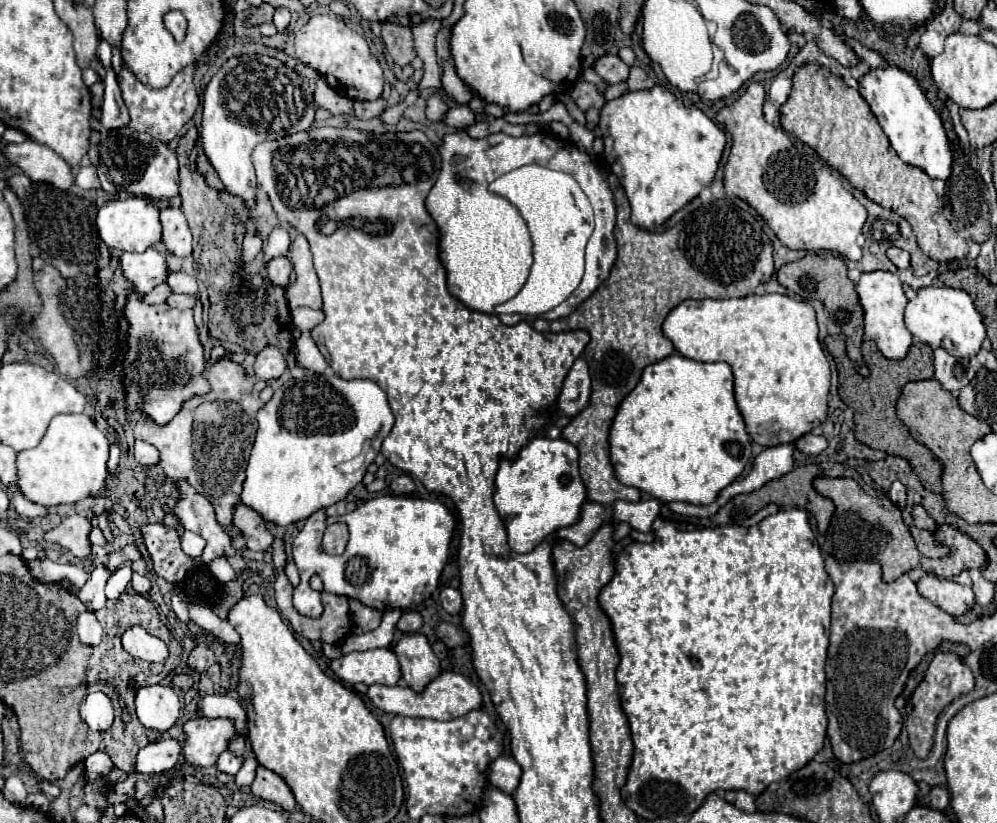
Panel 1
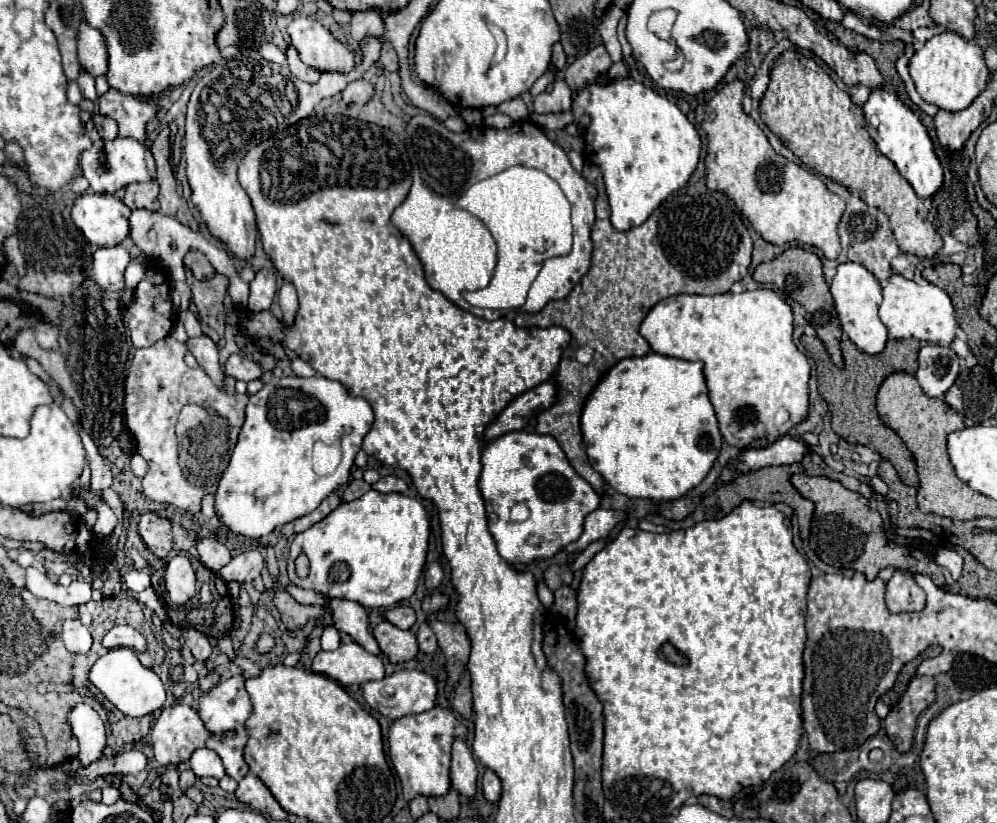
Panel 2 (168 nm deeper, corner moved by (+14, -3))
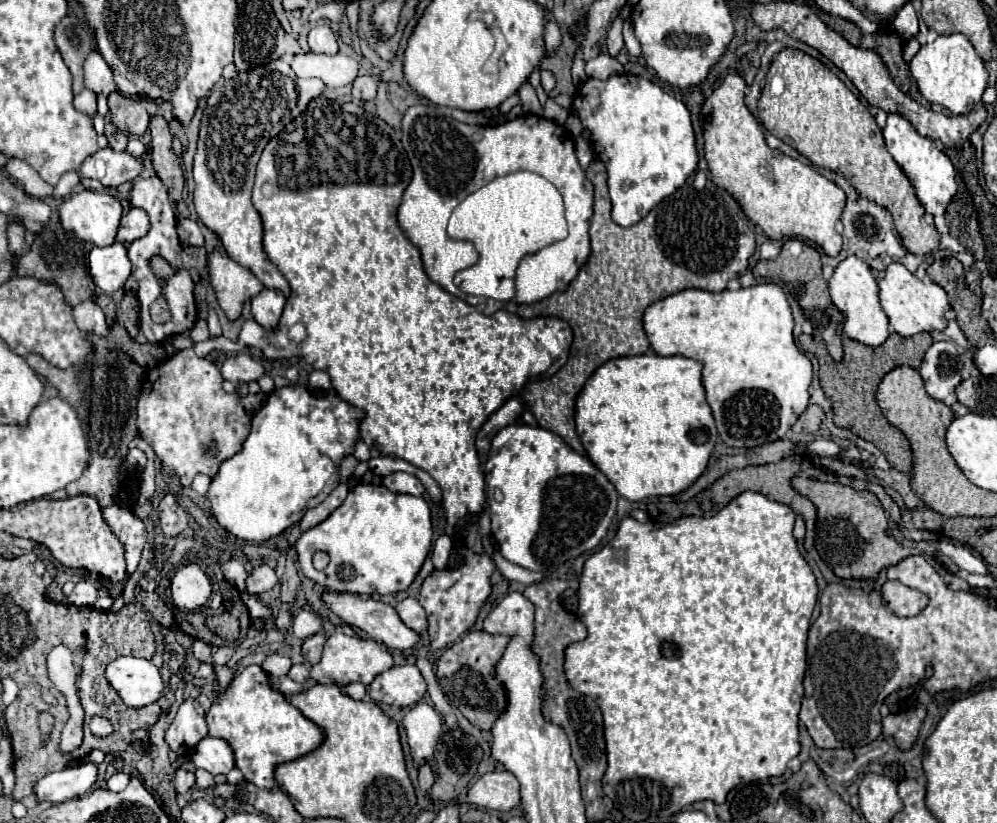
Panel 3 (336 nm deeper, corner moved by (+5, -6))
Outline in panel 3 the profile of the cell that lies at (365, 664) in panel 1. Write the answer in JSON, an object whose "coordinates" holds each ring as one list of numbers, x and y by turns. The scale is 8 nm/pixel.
{"coordinates":[[336,632,326,640,320,662,310,668,310,678,314,678,316,682,338,684,338,686,346,686,352,682,362,682,368,686,378,674,390,670,392,666,394,666,392,654,382,644,374,640,362,640,358,636,346,636,342,632]]}

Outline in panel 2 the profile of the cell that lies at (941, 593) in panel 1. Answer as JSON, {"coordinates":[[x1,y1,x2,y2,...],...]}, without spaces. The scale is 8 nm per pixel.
{"coordinates":[[895,571,885,585,885,603,891,613,921,611,925,607,925,593,909,575]]}

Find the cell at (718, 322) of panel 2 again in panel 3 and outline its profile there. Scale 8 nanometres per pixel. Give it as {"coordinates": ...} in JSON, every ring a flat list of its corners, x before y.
{"coordinates":[[758,284,736,292,724,290,718,294,690,288,654,302,644,312,644,330,656,354,680,354,704,364,702,382,708,404,714,412,720,438,732,448,756,448,782,440,806,410,810,400,808,388,812,384,812,362,798,350,792,328,792,310,784,290,778,284]]}

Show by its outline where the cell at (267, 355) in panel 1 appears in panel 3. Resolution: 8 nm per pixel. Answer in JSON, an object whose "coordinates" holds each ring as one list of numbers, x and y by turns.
{"coordinates":[[236,354,224,360,224,364,220,366,220,372,224,376,224,380,234,382,234,384,242,384,242,382,252,382,252,380,260,380,266,372,264,366,260,362,256,362,252,356,248,354]]}

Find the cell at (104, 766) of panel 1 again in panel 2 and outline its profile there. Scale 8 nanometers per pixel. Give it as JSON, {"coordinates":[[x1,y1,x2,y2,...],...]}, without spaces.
{"coordinates":[[75,705,69,713,73,735,79,739,79,761,89,765,97,761,105,749,105,725,97,711,89,705]]}

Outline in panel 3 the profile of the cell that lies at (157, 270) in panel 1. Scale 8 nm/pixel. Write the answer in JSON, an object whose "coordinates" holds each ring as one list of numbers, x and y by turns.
{"coordinates":[[122,242,92,248,86,256,86,264,94,284,106,294,114,294,116,290,124,288,124,282,130,276,130,258]]}

